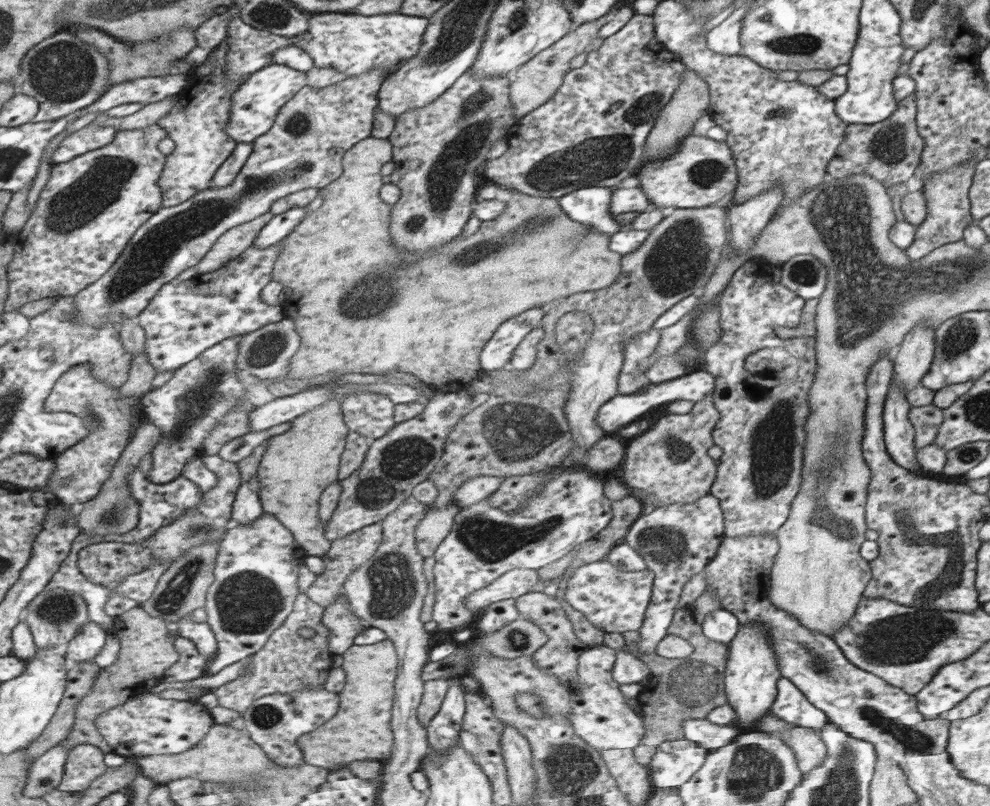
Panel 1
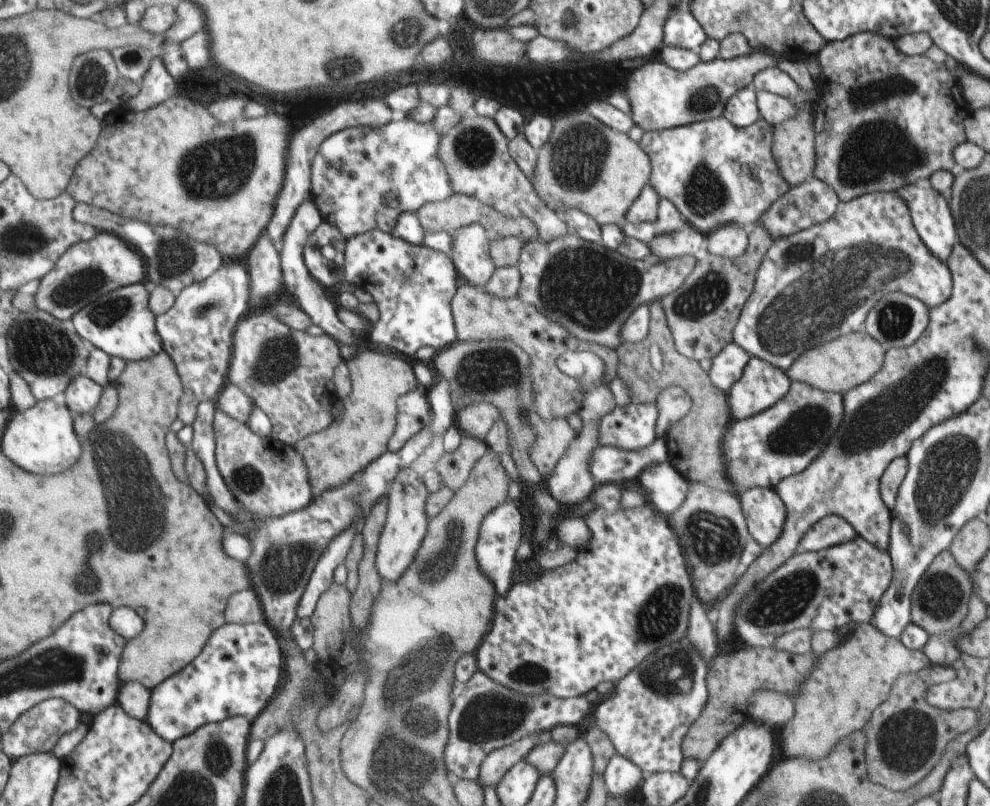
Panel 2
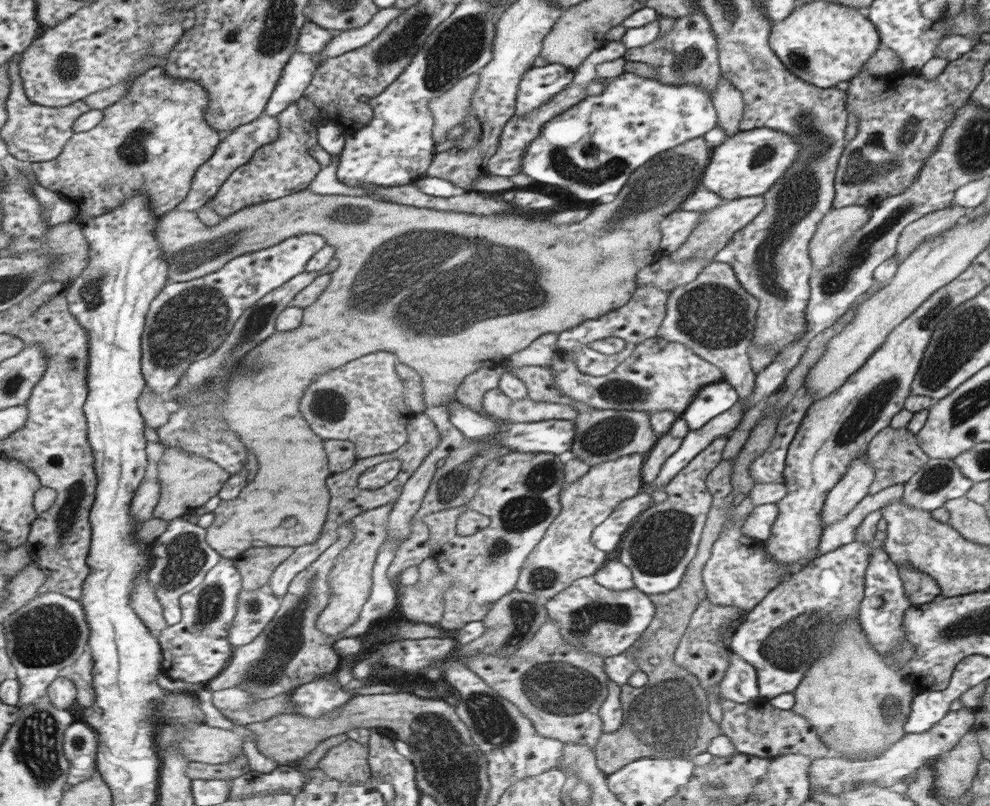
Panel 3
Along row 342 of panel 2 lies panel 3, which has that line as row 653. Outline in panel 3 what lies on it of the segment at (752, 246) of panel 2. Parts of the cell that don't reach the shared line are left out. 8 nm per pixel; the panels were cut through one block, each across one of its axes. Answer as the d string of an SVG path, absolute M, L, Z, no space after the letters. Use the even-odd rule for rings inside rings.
M707 598L699 602L695 616L691 616L691 626L687 628L687 634L679 642L679 652L675 652L675 662L687 672L691 672L693 678L699 680L701 688L715 692L719 696L721 712L723 712L721 722L719 722L723 728L721 736L727 736L731 740L737 754L747 754L747 756L757 756L757 758L767 758L767 760L775 760L779 756L791 756L791 754L801 754L811 760L831 756L829 748L819 738L819 732L807 718L791 710L779 710L771 706L771 702L765 698L761 698L759 704L757 702L735 704L735 702L727 702L717 692L727 672L729 660L731 660L731 650L729 650L731 638L737 632L737 628L745 622L745 614L747 614L745 610L739 610L735 606L711 604L711 600Z

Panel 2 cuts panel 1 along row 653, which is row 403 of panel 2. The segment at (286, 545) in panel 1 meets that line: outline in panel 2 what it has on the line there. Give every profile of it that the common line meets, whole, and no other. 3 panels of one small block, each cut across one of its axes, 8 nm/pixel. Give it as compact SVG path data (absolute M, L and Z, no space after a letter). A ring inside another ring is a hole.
M227 382L225 390L221 392L221 396L217 400L217 406L219 406L219 410L223 410L223 412L231 414L233 418L247 422L247 424L251 422L253 412L261 410L259 404L245 390L241 390L241 386L237 386L233 382Z

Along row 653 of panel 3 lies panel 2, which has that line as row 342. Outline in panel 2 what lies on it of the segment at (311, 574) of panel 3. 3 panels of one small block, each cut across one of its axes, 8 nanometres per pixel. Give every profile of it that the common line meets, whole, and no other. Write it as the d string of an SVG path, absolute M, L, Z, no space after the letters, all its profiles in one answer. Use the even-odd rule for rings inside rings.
M273 312L259 314L253 318L245 318L235 332L235 356L231 362L231 372L227 382L241 386L257 404L259 408L271 418L273 422L273 440L285 446L295 446L297 442L309 438L311 434L319 434L333 424L333 404L339 400L337 392L337 368L347 362L345 350L339 346L339 338L323 334L311 336L303 330L297 330L283 322Z

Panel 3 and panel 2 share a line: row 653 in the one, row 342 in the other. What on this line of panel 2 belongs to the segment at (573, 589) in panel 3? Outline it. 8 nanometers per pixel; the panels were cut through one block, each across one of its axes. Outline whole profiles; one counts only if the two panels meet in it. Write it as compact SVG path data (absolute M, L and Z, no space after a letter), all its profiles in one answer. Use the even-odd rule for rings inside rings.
M575 234L551 240L549 244L529 238L519 254L521 286L517 298L535 306L551 322L565 330L565 338L581 344L597 344L609 350L617 350L623 340L623 326L633 312L643 306L657 302L679 288L695 268L697 258L677 258L659 262L657 256L643 260L629 260L617 250L607 250L601 242L587 242Z

